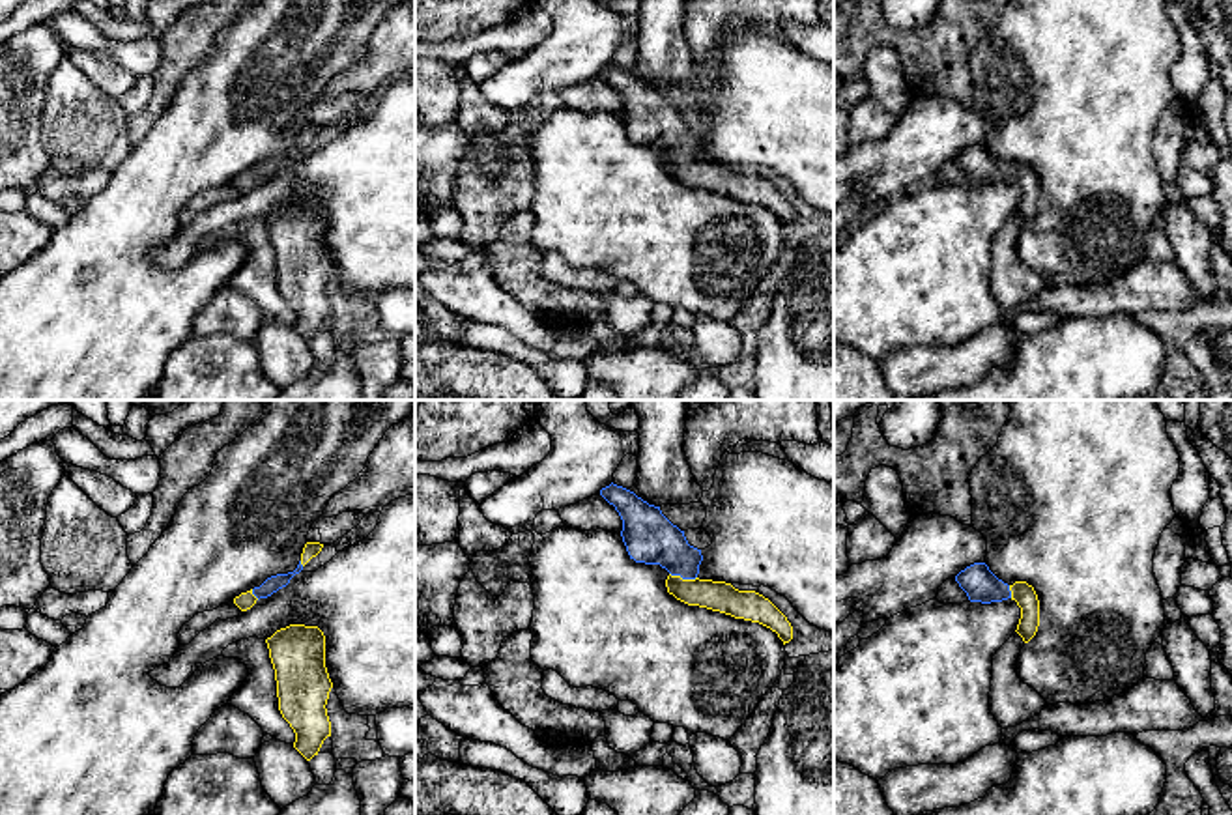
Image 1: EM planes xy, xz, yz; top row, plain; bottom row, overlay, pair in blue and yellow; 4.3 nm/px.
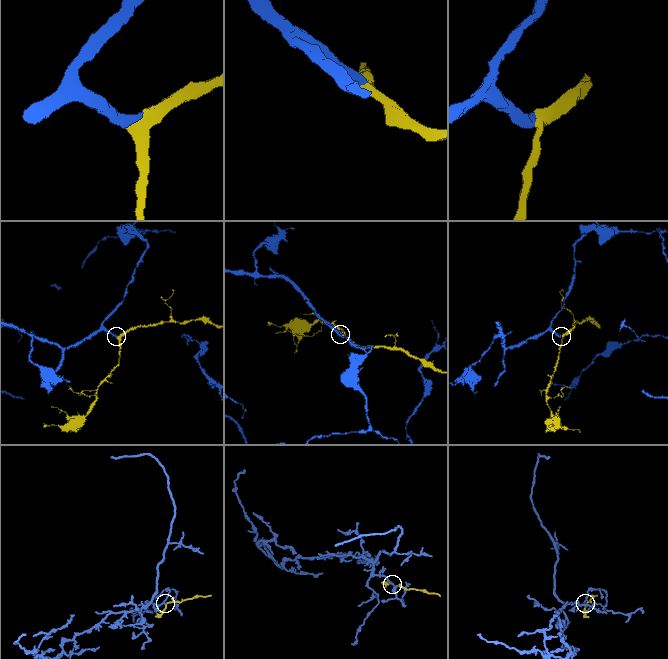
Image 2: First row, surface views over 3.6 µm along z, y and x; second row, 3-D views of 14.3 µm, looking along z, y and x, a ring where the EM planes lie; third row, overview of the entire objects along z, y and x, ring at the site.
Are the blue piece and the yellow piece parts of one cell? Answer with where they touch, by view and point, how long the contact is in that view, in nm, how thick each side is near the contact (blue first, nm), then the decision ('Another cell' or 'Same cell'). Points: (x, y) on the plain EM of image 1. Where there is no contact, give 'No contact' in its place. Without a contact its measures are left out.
Touches blue at xz (683, 159). Shared border 120 nm. Thickness 220 nm (blue) against 130 nm. Same cell

